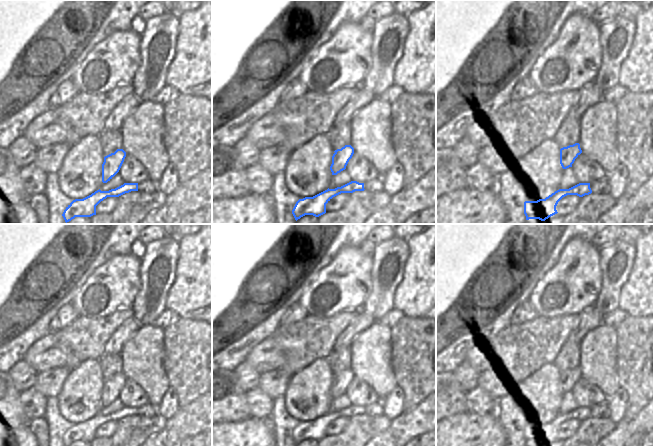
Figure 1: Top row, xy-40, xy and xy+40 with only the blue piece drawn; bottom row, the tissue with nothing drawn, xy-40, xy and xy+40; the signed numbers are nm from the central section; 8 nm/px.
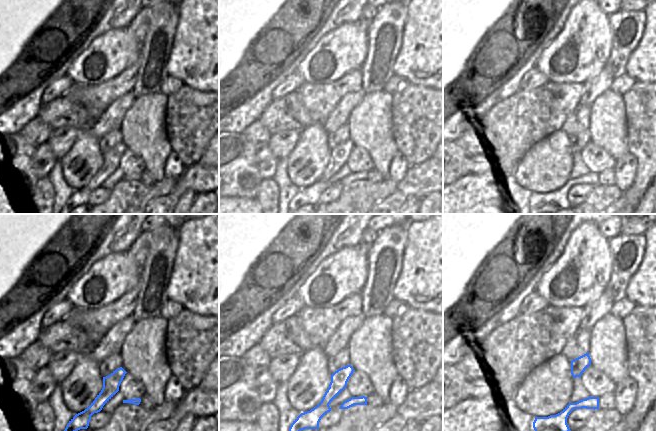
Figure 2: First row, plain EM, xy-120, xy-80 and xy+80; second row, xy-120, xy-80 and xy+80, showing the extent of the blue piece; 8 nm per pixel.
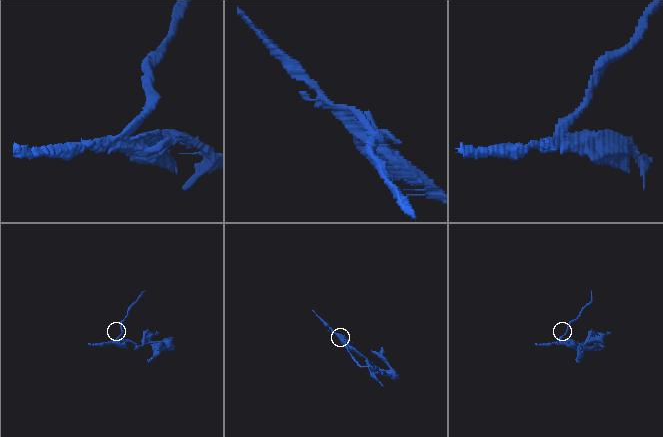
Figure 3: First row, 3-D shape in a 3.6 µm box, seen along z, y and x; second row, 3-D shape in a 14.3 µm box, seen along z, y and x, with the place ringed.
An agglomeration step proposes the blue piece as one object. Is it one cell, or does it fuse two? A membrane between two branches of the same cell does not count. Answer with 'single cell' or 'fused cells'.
fused cells

